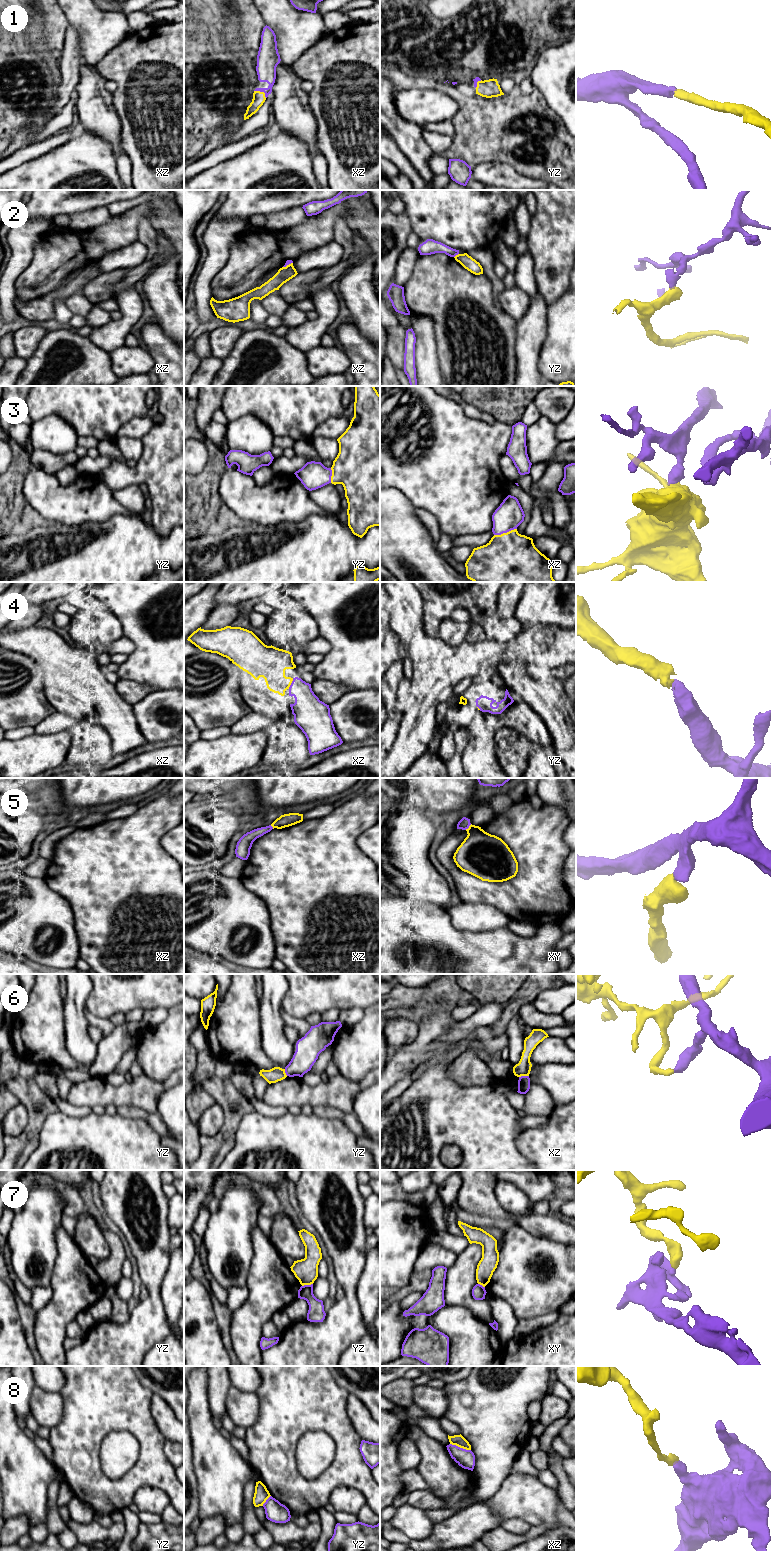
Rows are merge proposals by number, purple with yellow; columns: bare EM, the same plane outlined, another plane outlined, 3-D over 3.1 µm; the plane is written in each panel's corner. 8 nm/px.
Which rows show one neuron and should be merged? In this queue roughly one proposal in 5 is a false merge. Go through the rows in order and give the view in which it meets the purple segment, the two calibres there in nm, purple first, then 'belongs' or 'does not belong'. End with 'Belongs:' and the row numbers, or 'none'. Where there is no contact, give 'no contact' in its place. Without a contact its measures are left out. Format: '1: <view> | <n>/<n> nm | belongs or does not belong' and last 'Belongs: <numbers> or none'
1: xz | 170/100 nm | belongs
2: yz | 120/100 nm | does not belong
3: xz | 220/480 nm | belongs
4: xz | 240/260 nm | belongs
5: xy | 90/360 nm | does not belong
6: xz | 100/120 nm | does not belong
7: yz | 140/190 nm | belongs
8: xz | 140/90 nm | does not belong
Belongs: 1, 3, 4, 7

